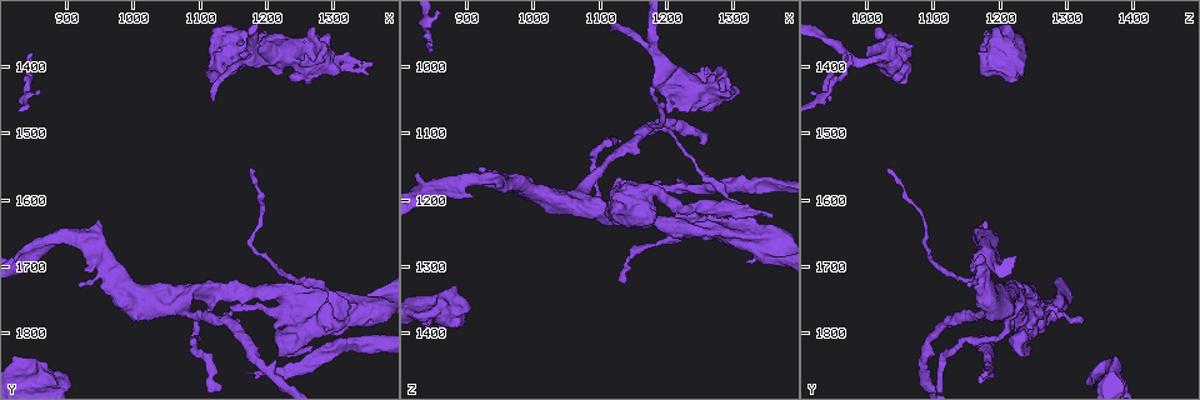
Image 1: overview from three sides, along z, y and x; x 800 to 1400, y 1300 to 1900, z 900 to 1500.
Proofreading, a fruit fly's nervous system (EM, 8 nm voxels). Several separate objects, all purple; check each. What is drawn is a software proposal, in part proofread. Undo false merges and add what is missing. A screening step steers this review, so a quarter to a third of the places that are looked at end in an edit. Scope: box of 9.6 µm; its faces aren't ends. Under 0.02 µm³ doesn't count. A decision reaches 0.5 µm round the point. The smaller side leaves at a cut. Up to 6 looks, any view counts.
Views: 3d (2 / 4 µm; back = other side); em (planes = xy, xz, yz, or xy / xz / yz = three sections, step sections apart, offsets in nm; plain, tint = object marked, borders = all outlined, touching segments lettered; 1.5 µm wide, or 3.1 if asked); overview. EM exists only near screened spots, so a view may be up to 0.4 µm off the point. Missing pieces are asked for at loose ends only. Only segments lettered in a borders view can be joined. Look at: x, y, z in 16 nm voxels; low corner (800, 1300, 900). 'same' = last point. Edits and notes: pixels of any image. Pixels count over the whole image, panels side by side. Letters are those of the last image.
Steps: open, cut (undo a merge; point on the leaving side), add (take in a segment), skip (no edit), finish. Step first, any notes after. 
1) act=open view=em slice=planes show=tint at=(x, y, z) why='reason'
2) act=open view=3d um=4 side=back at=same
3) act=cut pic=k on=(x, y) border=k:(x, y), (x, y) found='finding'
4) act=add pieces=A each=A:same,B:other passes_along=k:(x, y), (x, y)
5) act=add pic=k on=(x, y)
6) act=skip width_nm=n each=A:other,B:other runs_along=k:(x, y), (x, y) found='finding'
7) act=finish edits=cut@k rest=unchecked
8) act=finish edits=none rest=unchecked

act=open view=em slice=planes show=plain at=(1180, 1865, 1170) why='free end'

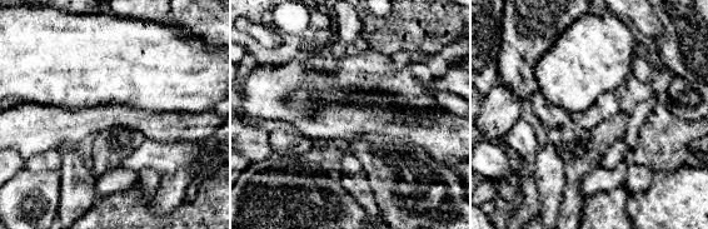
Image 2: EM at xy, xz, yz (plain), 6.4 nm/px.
act=open view=em slice=planes show=borders at=same

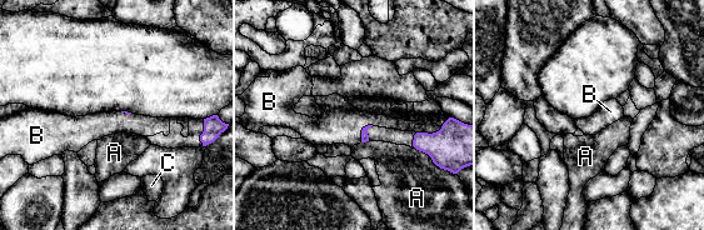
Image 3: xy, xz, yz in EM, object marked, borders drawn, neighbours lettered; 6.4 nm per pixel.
act=add pieces=B longest_contact=B:140nm each=A:other,B:same,C:other found='the cell continues'

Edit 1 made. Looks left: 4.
act=open view=overview

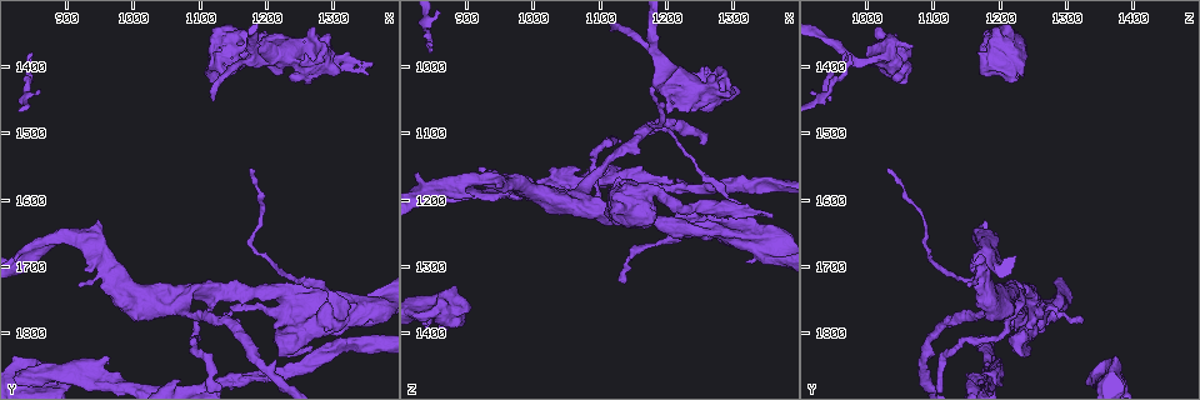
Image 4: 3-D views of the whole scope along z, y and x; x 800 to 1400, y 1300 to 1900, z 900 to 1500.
act=open view=3d um=2 at=(1180, 1555, 1025) why='an open end'

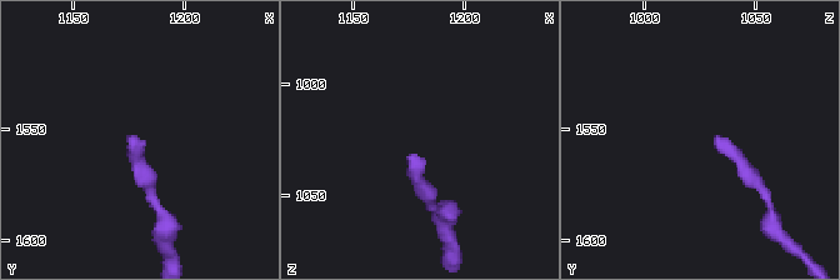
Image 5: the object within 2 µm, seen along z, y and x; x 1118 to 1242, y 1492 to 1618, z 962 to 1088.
act=open view=em slice=xz step=4 show=borders at=(1178, 1557, 1030)

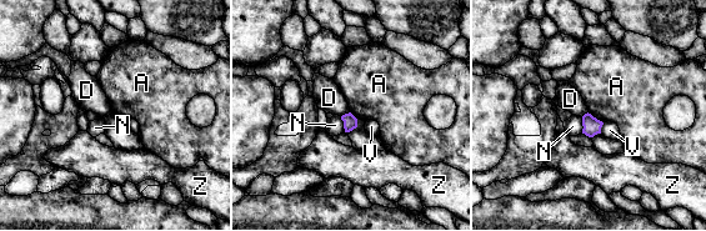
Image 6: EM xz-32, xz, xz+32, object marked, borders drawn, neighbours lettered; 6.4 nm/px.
act=open view=em slice=planes show=borders at=same

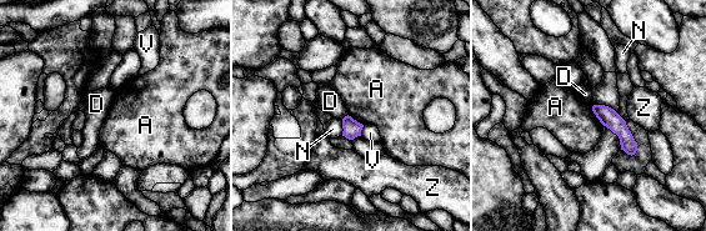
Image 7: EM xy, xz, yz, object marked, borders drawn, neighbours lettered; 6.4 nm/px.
act=skip longest_contact=A:130nm each=A:other,D:other,N:other,V:other,Z:other runs_along=7:(596, 108), (625, 135), (632, 150) found='none of them fits'

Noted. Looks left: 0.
act=finish edits=add@3 rest=unchecked

